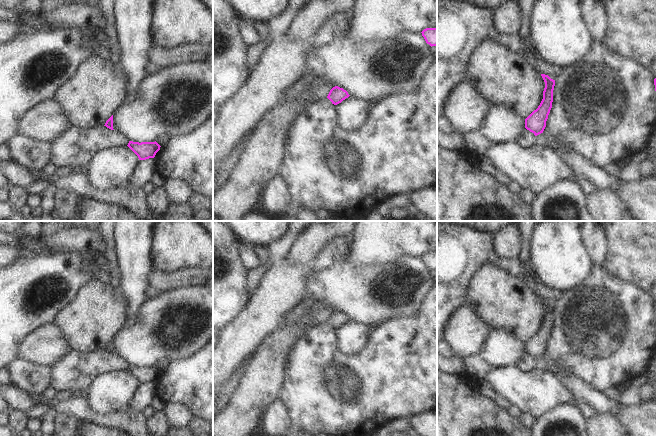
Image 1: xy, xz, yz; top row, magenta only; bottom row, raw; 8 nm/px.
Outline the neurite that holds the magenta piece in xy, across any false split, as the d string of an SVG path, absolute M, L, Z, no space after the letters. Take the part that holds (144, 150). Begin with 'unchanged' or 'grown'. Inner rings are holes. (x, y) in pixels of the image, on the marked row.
unchanged; M129 141L127 146L138 156L139 160L154 158L161 147L156 141L141 143Z

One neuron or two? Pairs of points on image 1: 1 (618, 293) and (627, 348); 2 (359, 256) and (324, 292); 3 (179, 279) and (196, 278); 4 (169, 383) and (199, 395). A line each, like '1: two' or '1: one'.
1: one
2: two
3: one
4: one

